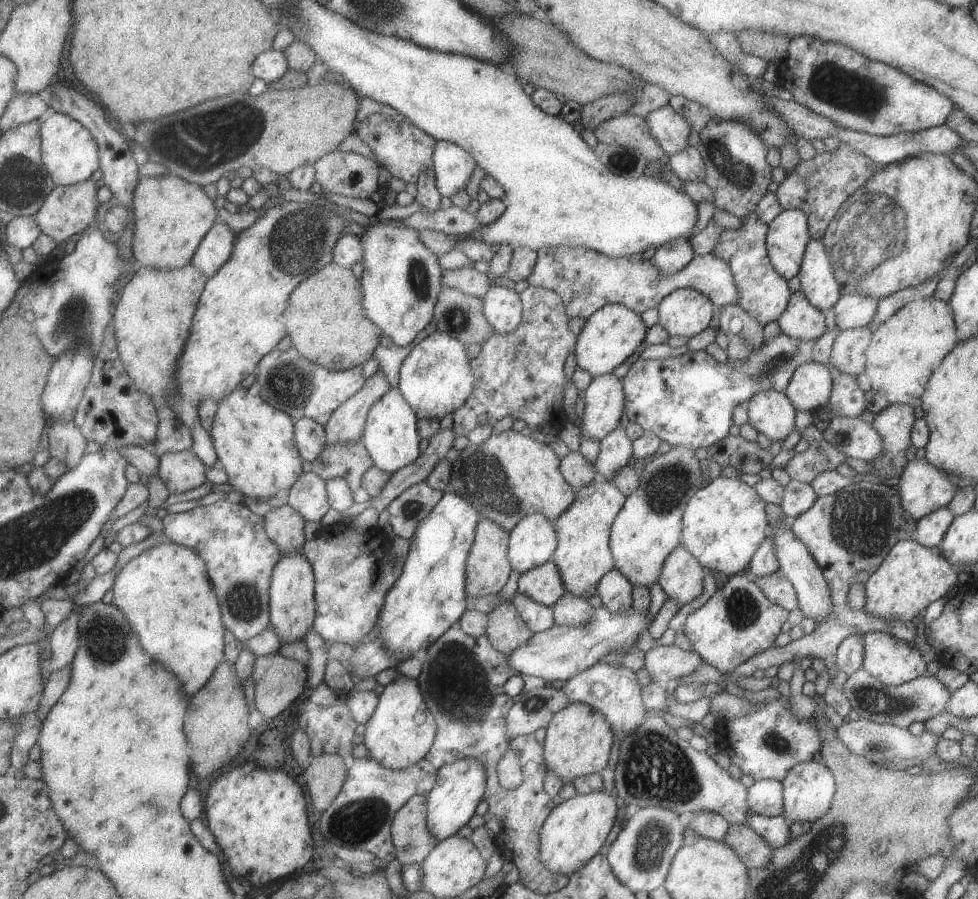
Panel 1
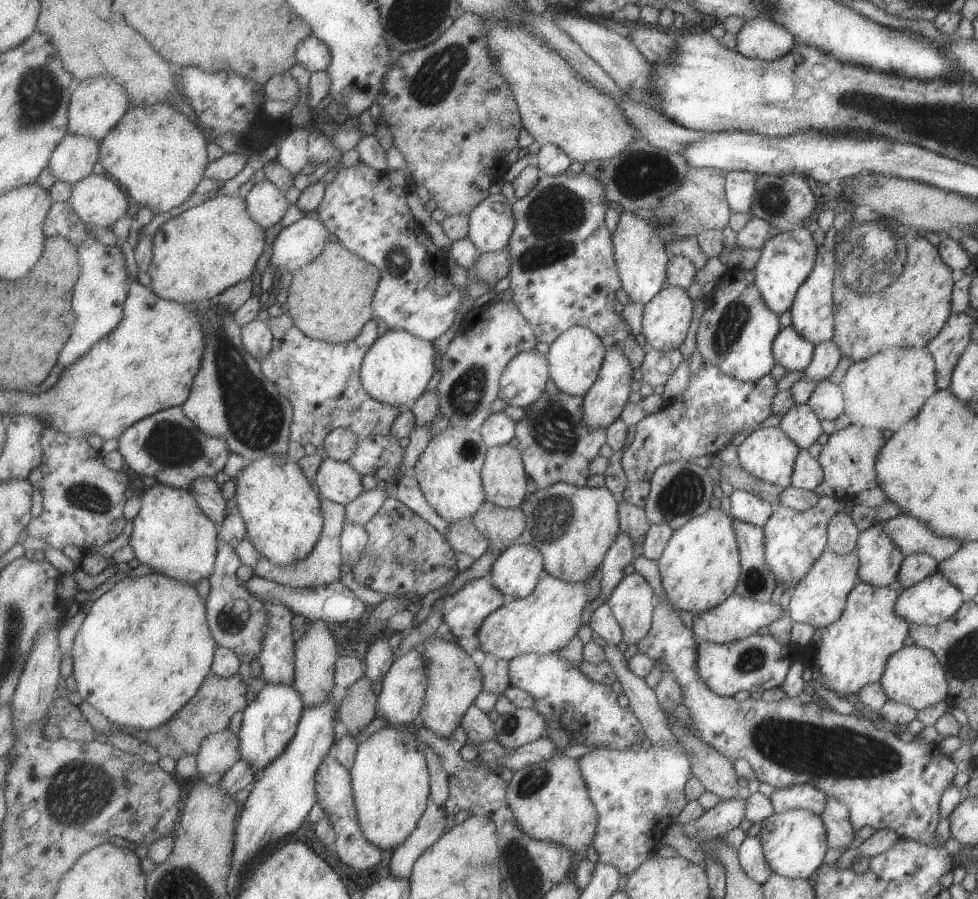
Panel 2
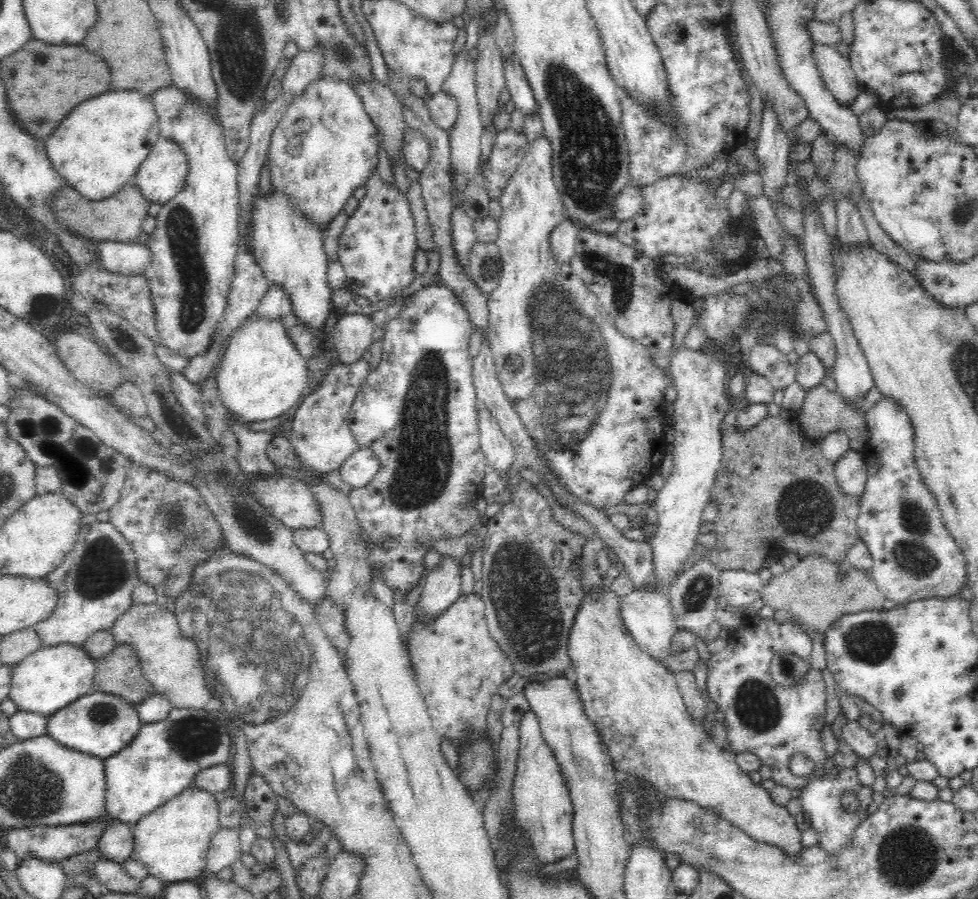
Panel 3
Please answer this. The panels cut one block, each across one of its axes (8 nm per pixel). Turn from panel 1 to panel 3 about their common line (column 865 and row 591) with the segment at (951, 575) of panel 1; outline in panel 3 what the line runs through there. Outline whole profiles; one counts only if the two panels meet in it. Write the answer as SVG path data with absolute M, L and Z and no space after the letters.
M611 587L604 590L602 594L587 592L587 588L582 588L582 604L580 604L580 610L578 610L576 616L574 616L574 624L572 624L572 628L569 632L567 648L573 666L573 672L571 674L576 683L576 689L578 690L579 696L581 697L584 713L596 726L602 741L606 744L613 765L618 773L634 775L635 777L638 777L638 779L650 783L656 791L669 798L691 800L696 802L696 804L699 804L702 808L714 810L720 817L725 818L728 822L731 822L734 826L743 830L748 836L750 836L750 838L752 838L752 840L766 842L771 844L772 847L780 848L780 851L788 853L788 857L800 857L801 853L805 852L805 847L804 844L802 844L802 831L800 831L800 828L796 825L794 815L790 815L785 806L776 805L776 803L772 802L769 790L762 788L760 783L754 784L754 782L750 780L749 774L740 769L740 766L736 763L737 754L733 751L723 750L722 747L715 744L715 738L708 734L703 724L695 722L695 718L689 714L688 707L684 704L684 699L679 691L680 687L677 685L674 673L669 671L667 665L662 663L662 661L658 661L658 659L652 658L652 656L644 652L644 650L636 644L636 641L632 636L628 634L628 630L626 630L626 627L620 618L619 608L621 600L622 596L618 596Z

